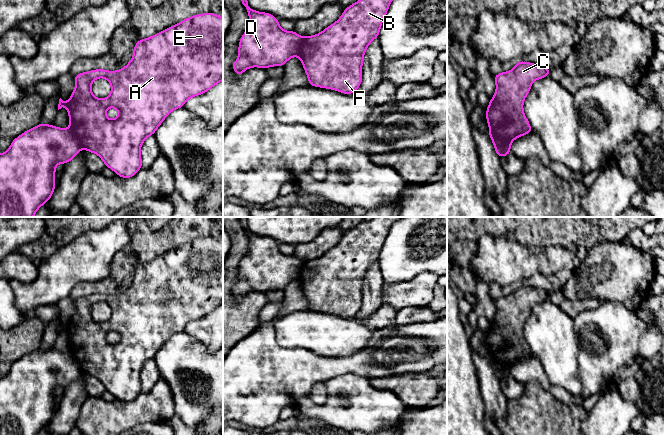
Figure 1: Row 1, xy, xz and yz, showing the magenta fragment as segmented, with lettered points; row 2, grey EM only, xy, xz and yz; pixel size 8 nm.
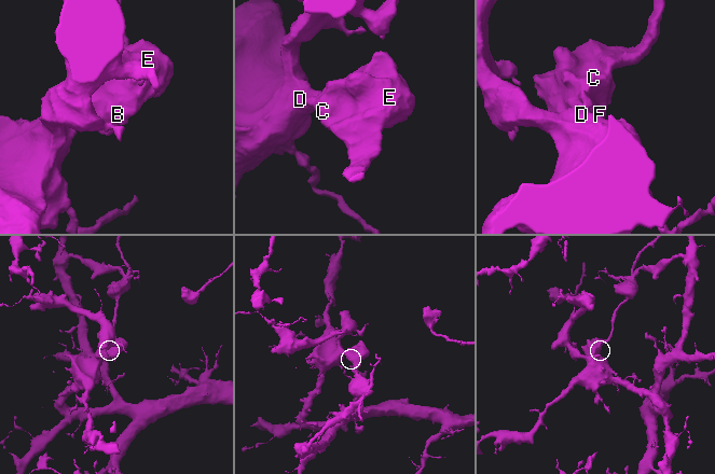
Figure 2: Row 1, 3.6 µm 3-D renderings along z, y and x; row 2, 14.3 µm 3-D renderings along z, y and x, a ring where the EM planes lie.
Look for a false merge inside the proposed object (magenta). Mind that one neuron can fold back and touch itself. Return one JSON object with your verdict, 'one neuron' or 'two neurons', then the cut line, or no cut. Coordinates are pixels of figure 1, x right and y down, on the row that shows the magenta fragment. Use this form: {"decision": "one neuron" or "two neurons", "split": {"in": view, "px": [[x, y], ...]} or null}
{"decision": "two neurons", "split": {"in": "yz", "px": [[489, 132], [501, 141], [509, 144]]}}

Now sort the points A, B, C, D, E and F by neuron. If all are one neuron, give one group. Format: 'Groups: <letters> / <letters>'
Groups: A B C E F / D

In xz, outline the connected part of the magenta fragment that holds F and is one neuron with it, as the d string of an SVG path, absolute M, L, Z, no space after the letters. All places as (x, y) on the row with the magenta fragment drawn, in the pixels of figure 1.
M359 0L347 7L341 17L319 34L303 38L299 55L309 85L339 91L343 94L354 94L362 83L362 64L364 54L370 43L378 38L383 20L392 0Z

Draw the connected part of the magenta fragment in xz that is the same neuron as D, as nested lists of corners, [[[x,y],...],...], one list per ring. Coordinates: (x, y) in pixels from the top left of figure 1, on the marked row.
[[[247,0],[241,2],[249,15],[249,27],[241,36],[239,55],[232,65],[238,76],[252,67],[284,66],[290,58],[299,55],[303,37],[295,31],[283,30],[272,14],[253,10]]]

